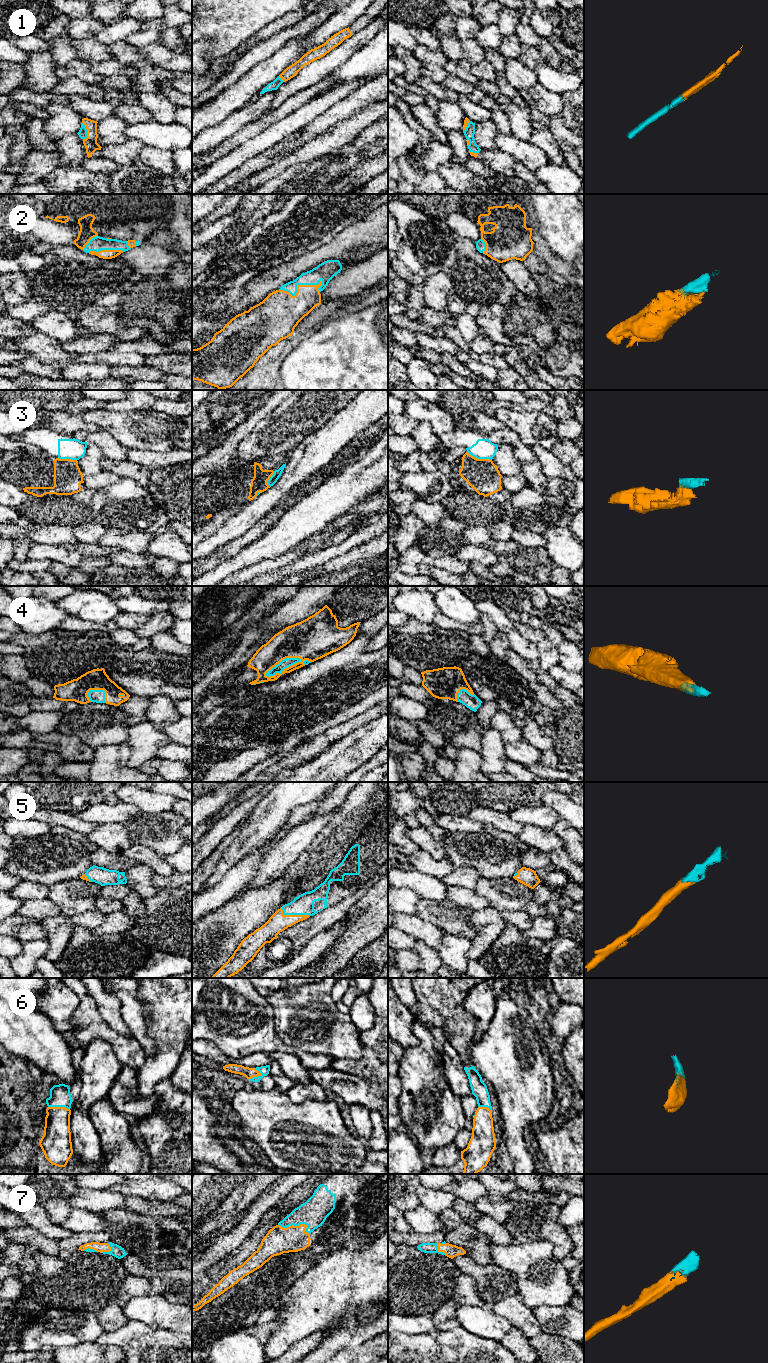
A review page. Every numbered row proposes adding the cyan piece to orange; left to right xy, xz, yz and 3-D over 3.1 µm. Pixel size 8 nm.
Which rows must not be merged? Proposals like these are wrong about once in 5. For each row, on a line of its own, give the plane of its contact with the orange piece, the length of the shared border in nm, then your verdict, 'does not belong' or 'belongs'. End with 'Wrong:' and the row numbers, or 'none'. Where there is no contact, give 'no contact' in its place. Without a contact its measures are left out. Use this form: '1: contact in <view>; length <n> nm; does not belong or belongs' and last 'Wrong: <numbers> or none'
1: contact in xy; length 150 nm; belongs
2: contact in xz; length 360 nm; belongs
3: contact in yz; length 220 nm; does not belong
4: contact in xz; length 380 nm; belongs
5: contact in xz; length 240 nm; belongs
6: contact in xy; length 180 nm; belongs
7: contact in xz; length 260 nm; belongs
Wrong: 3

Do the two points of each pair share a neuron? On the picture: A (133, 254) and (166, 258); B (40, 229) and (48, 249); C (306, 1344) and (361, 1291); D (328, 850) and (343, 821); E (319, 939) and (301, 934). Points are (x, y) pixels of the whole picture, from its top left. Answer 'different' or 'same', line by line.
A: same
B: different
C: different
D: same
E: different

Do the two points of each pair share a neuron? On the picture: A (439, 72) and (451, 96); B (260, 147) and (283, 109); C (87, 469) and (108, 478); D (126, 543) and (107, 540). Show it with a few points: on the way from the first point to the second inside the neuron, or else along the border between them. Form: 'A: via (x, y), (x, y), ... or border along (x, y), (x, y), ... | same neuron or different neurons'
A: border along (422, 75), (441, 84) | different neurons
B: border along (294, 110), (254, 136) | different neurons
C: border along (103, 471), (84, 476) | different neurons
D: via (121, 540), (112, 540) | same neuron

